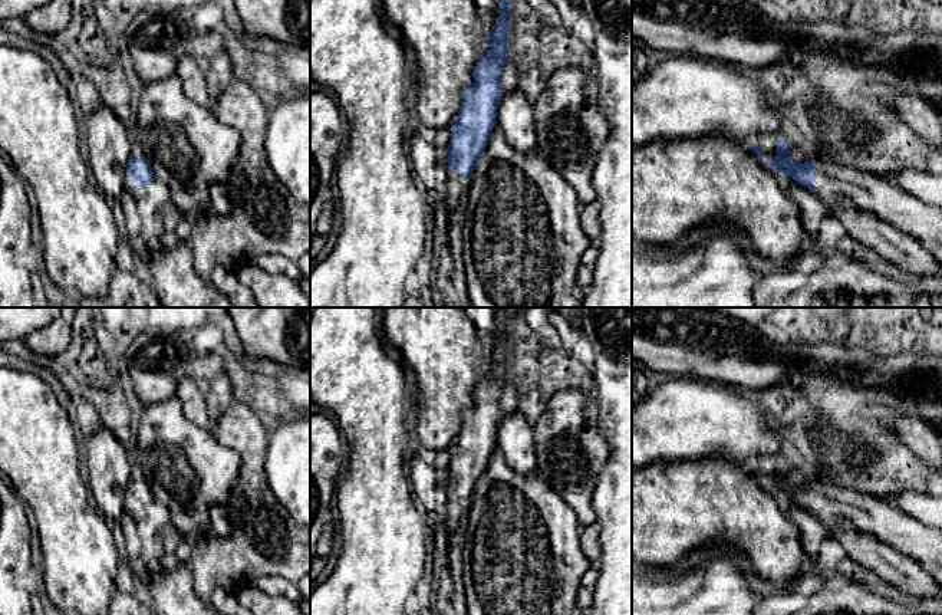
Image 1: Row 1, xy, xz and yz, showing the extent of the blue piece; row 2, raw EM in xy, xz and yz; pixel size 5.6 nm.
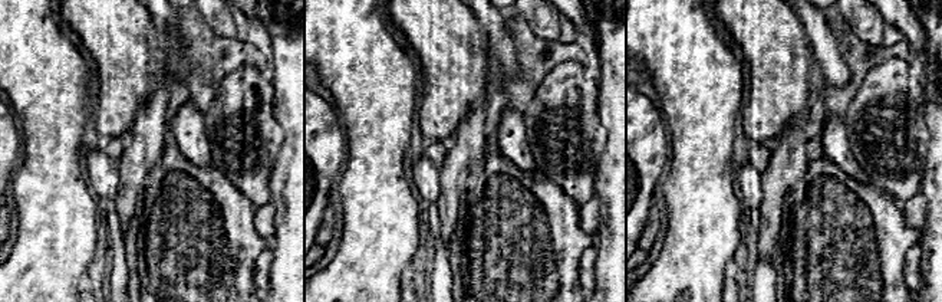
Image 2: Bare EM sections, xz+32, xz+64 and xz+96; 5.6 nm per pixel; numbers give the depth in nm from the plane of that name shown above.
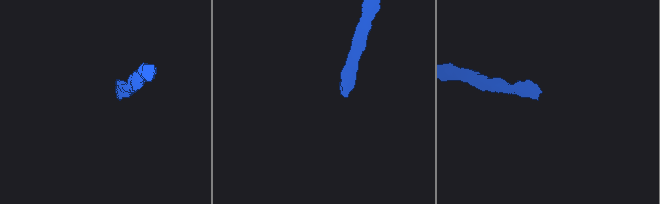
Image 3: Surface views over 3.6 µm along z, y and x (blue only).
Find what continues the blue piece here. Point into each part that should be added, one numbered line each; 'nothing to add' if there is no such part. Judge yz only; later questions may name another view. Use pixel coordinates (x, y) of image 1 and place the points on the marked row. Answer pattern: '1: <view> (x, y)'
1: yz (886, 201)

